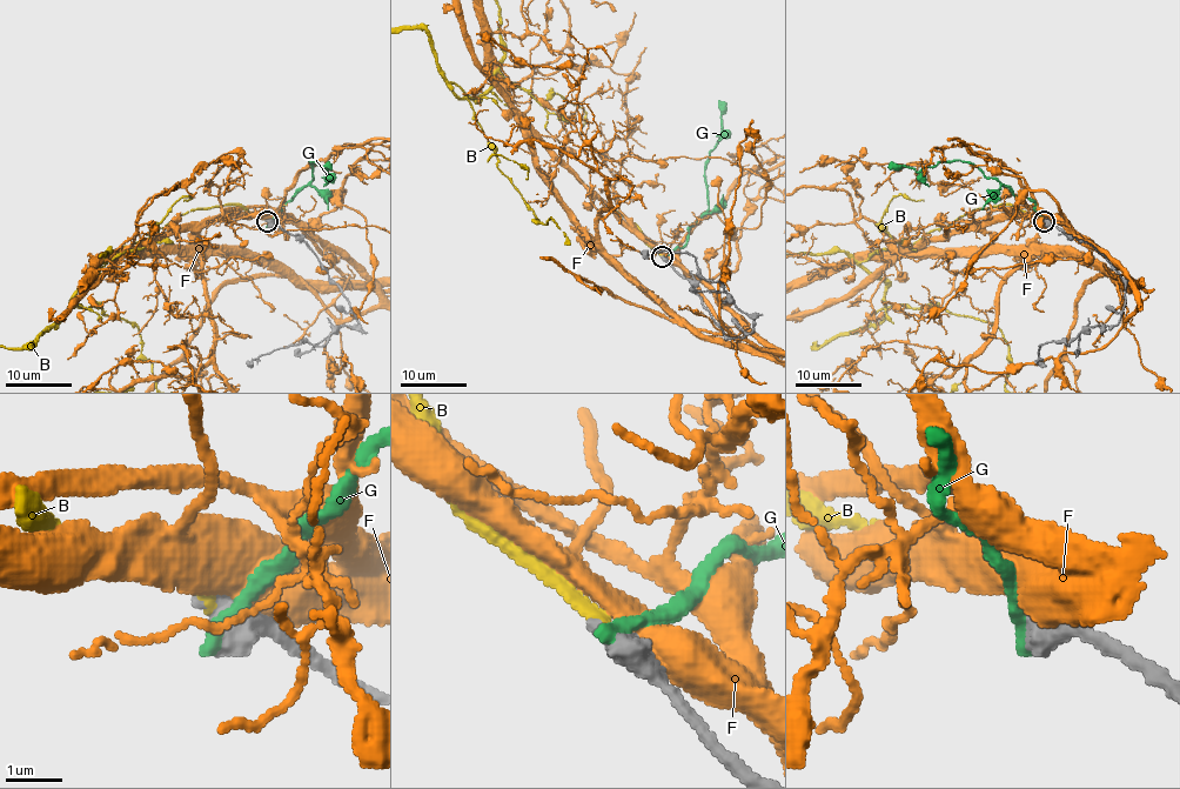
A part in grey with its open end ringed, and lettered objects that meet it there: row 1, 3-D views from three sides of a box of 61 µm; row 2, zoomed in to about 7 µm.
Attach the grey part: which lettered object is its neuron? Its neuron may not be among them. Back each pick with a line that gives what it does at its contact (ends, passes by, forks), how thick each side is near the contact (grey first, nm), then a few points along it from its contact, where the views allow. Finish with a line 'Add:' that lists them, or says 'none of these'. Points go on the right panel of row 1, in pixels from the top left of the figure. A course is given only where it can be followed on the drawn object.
B: it ends; calibres 700 and 240 nm
Add: B

